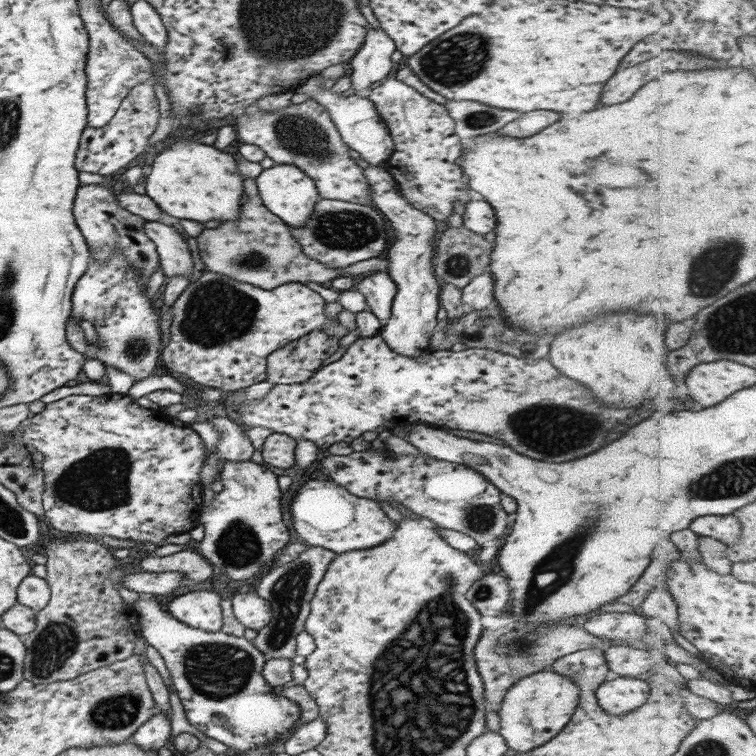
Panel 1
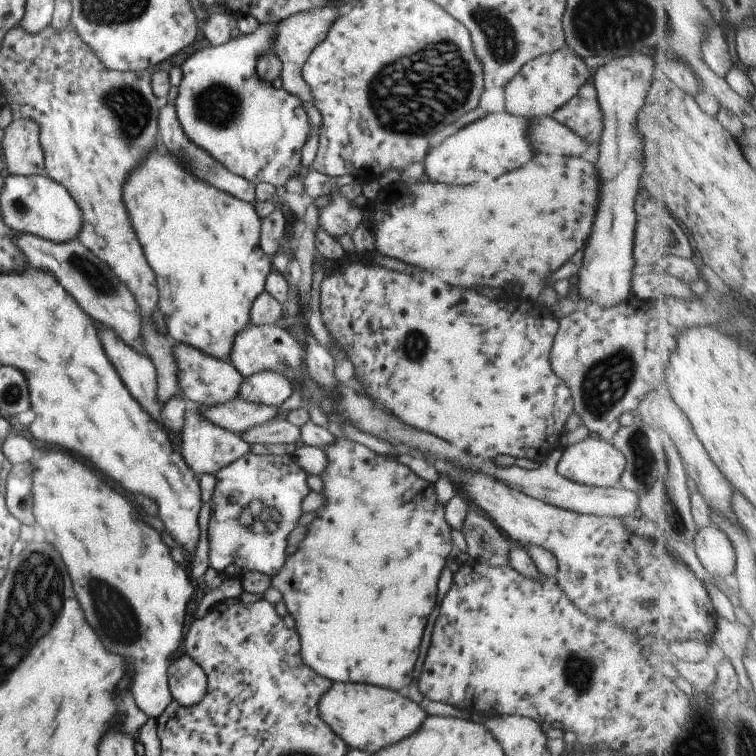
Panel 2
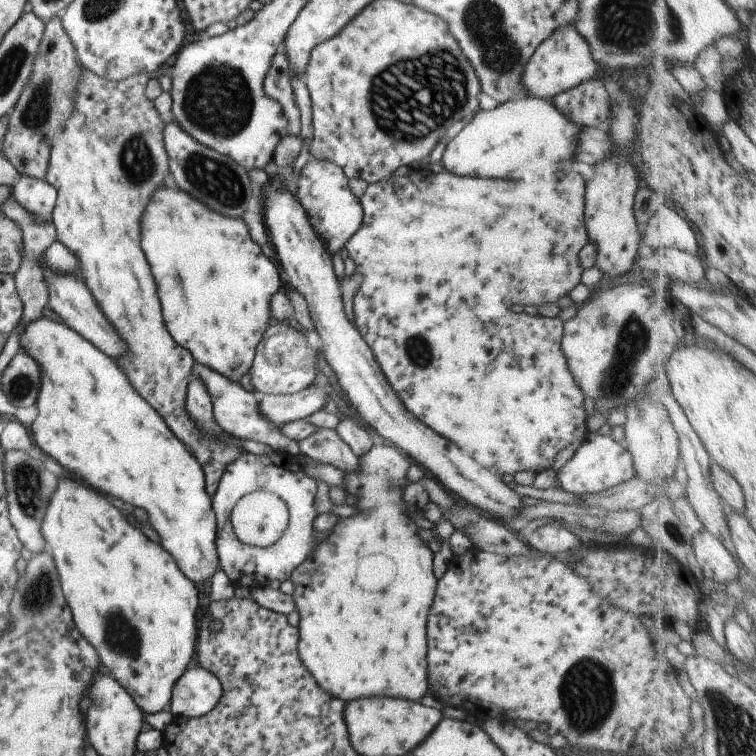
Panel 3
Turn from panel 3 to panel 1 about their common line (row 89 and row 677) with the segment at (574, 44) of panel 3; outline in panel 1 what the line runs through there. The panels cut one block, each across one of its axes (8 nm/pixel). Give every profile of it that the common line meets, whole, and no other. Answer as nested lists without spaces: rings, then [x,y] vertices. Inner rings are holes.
[[[552,668],[532,673],[514,683],[505,694],[498,714],[499,733],[509,748],[524,753],[539,748],[556,736],[572,718],[581,688],[570,679]]]

